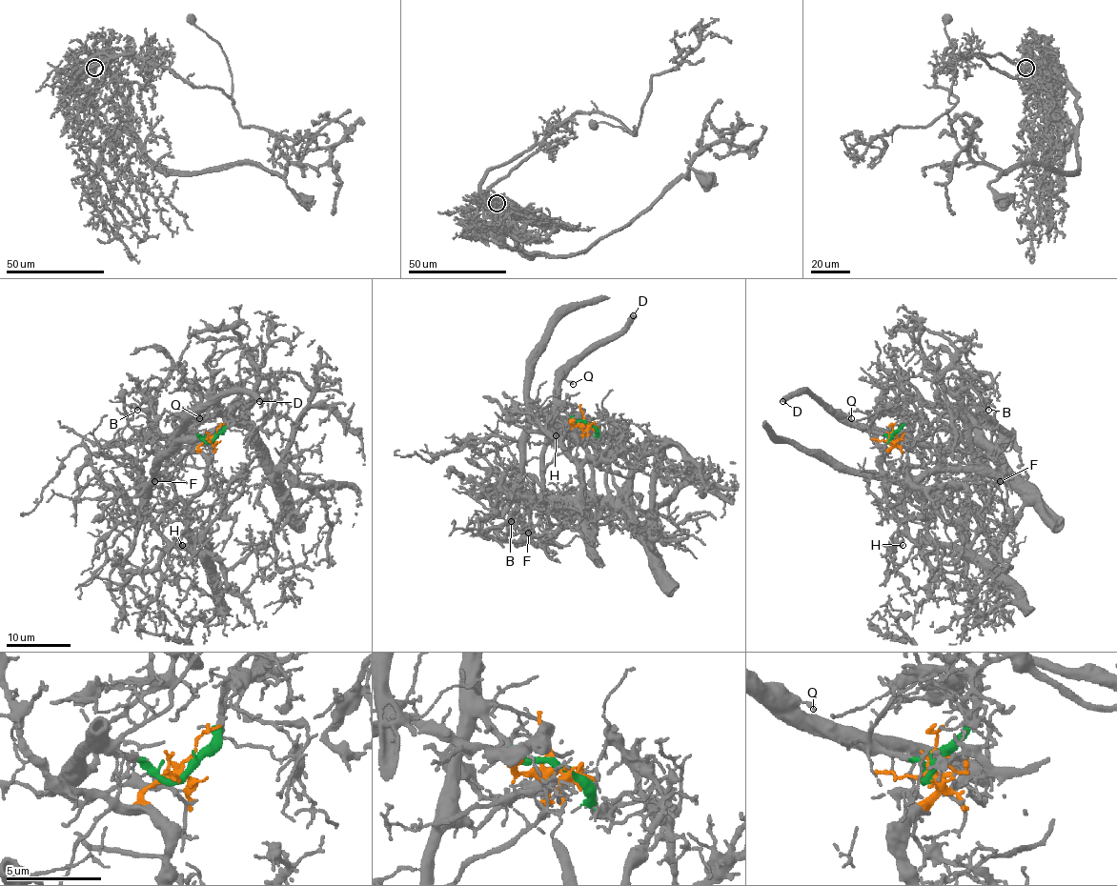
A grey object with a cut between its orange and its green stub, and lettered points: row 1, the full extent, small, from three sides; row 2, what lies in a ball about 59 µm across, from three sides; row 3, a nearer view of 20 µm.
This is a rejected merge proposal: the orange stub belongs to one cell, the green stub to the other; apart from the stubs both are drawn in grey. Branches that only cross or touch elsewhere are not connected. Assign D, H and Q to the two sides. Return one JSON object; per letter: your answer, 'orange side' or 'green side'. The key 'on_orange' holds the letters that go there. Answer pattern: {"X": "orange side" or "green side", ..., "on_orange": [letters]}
{"D": "green side", "H": "orange side", "Q": "green side", "on_orange": ["H"]}

